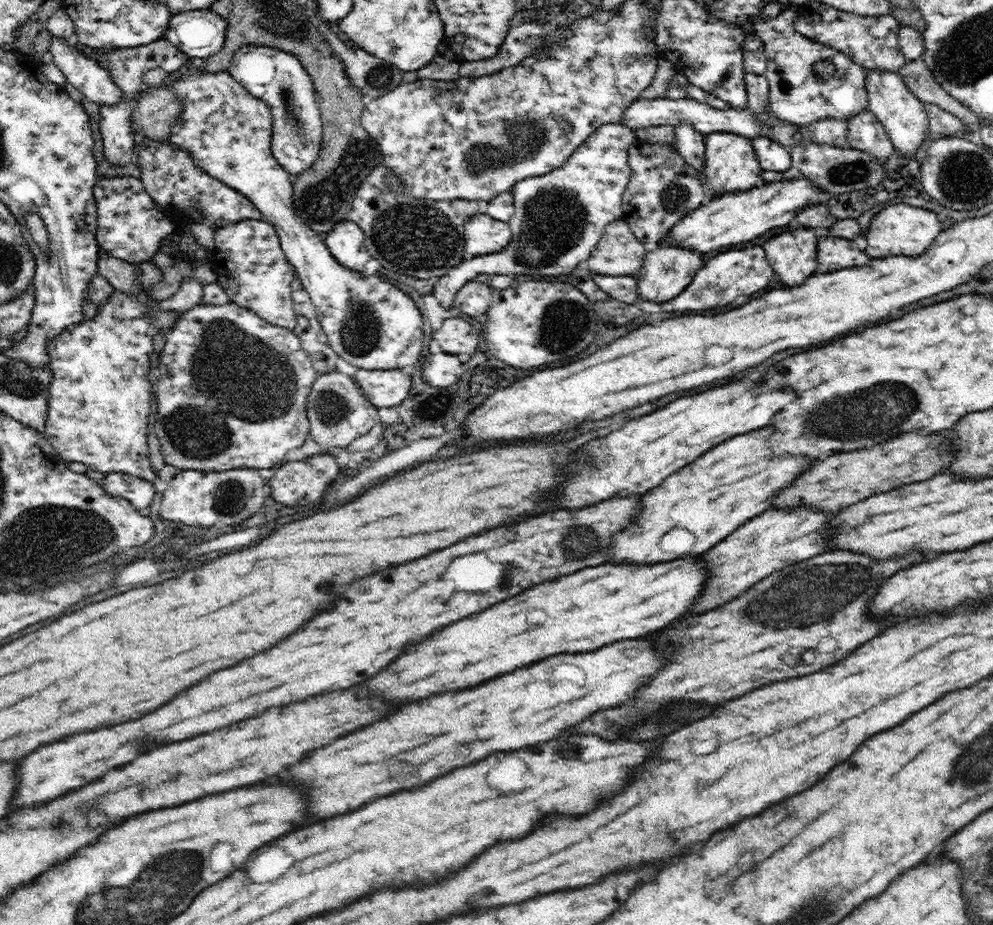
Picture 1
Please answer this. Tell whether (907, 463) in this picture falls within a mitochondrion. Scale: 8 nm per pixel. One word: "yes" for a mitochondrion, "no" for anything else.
no

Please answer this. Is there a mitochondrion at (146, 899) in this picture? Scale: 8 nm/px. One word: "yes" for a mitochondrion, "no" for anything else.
yes

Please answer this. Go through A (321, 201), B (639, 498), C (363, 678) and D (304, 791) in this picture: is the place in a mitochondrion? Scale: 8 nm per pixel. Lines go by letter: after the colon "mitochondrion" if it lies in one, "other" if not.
A: mitochondrion
B: other
C: other
D: other

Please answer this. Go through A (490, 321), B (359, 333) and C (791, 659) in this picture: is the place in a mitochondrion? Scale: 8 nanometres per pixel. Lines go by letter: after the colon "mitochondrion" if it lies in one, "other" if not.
A: other
B: mitochondrion
C: other

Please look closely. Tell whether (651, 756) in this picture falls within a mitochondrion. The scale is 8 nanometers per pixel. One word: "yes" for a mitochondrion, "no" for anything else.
no

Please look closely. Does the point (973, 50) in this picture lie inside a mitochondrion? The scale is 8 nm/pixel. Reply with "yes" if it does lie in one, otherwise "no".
yes

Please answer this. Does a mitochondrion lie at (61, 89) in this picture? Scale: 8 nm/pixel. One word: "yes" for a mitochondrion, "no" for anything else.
no

